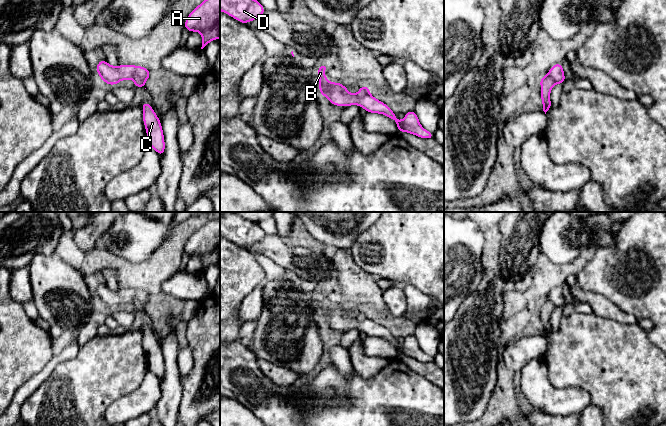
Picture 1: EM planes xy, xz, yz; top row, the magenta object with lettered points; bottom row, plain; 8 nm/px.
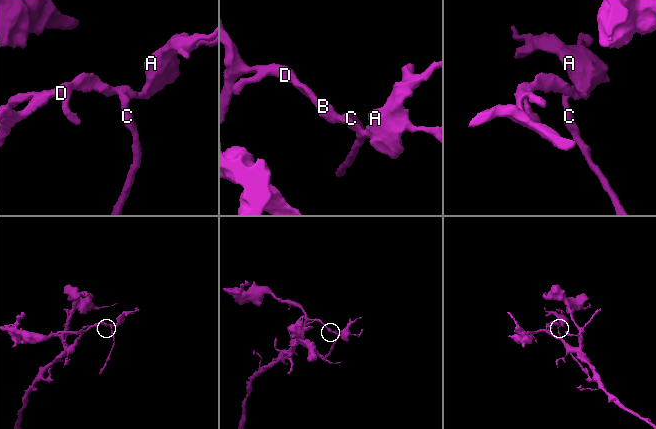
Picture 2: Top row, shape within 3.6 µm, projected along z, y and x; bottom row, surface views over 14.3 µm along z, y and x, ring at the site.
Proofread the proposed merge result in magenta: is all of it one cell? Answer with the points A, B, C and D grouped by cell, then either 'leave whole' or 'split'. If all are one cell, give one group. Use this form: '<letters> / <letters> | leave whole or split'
A B D / C | split

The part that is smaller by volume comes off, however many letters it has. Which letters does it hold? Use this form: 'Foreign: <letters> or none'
Foreign: C

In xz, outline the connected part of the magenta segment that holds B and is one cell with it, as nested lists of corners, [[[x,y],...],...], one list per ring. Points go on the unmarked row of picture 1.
[[[322,287],[315,298],[319,301],[319,317],[326,321],[332,329],[343,331],[359,329],[367,337],[383,338],[392,343],[398,351],[398,356],[407,356],[423,363],[434,363],[434,357],[427,355],[421,350],[414,334],[406,336],[404,343],[399,345],[387,328],[374,322],[370,317],[359,321],[350,317],[345,309],[339,306],[329,306],[324,298],[327,293],[326,287]]]

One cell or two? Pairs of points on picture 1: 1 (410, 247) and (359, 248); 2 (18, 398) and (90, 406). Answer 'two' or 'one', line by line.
1: one
2: two

